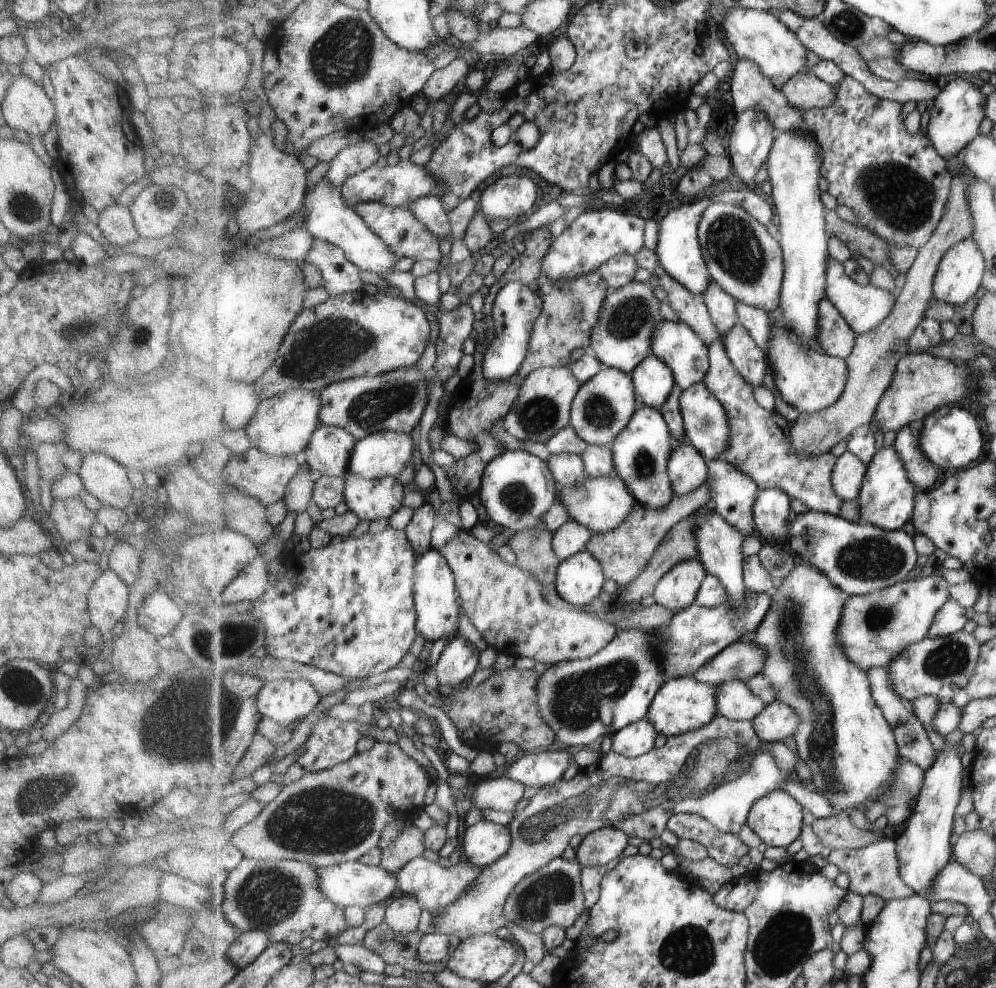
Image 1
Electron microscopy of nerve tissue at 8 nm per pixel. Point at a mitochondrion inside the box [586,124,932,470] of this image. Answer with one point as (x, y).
(732, 245)

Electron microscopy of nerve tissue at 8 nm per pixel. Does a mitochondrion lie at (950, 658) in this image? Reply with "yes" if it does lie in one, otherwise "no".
yes

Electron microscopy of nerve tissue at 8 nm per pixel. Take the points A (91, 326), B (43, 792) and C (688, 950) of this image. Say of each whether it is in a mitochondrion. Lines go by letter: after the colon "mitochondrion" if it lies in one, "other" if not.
A: mitochondrion
B: mitochondrion
C: mitochondrion

